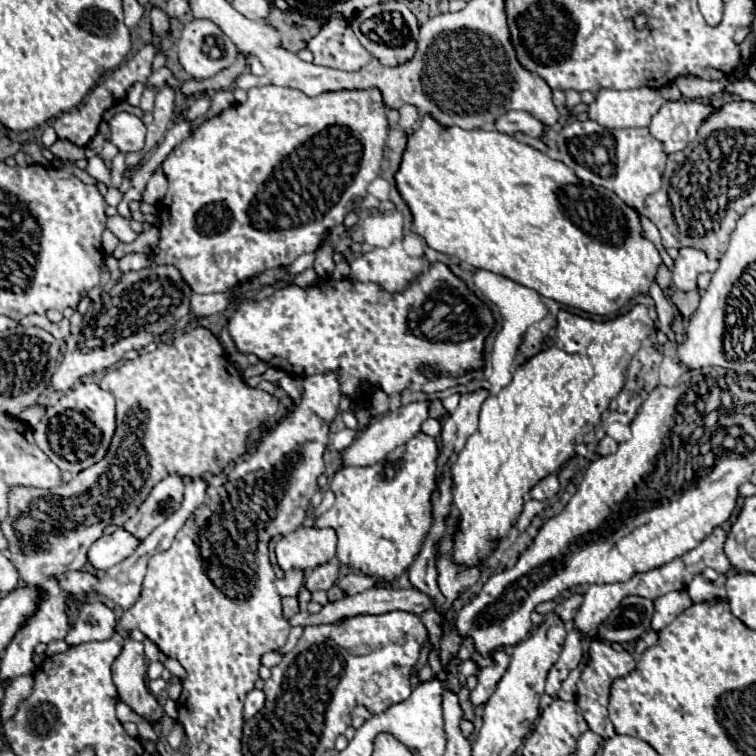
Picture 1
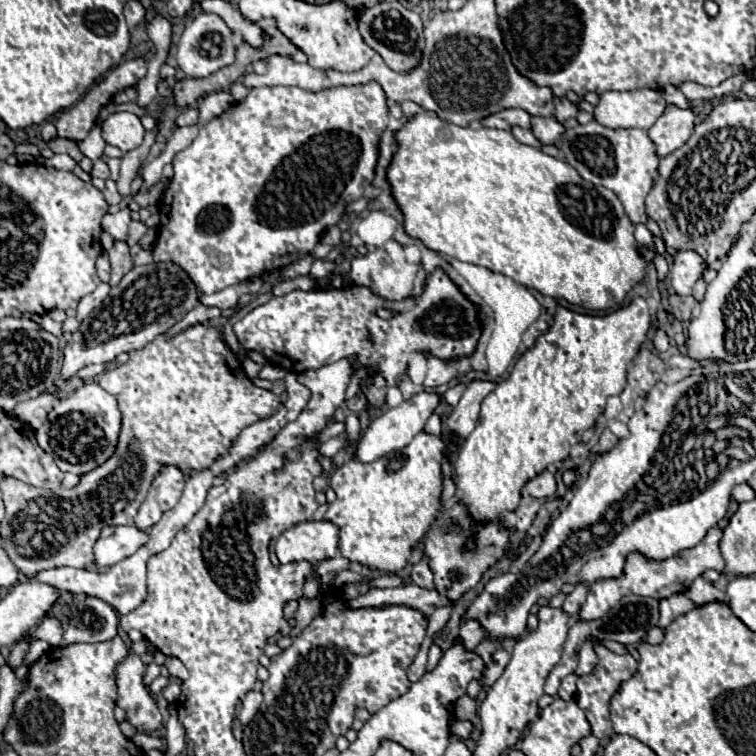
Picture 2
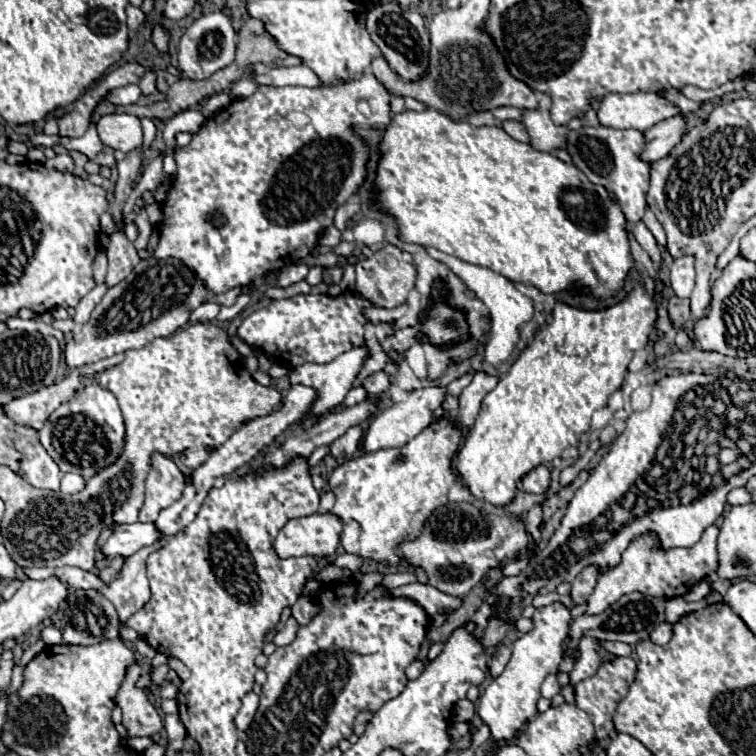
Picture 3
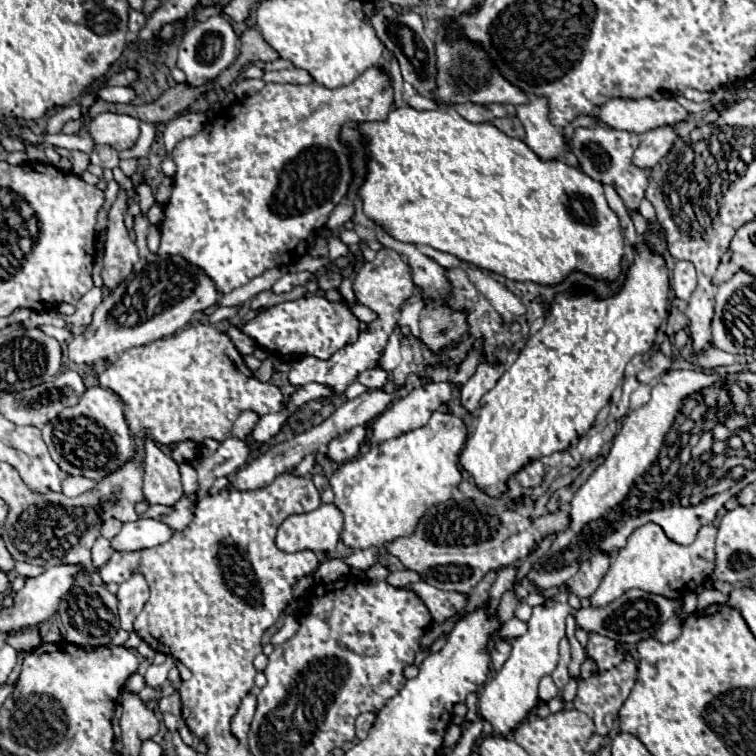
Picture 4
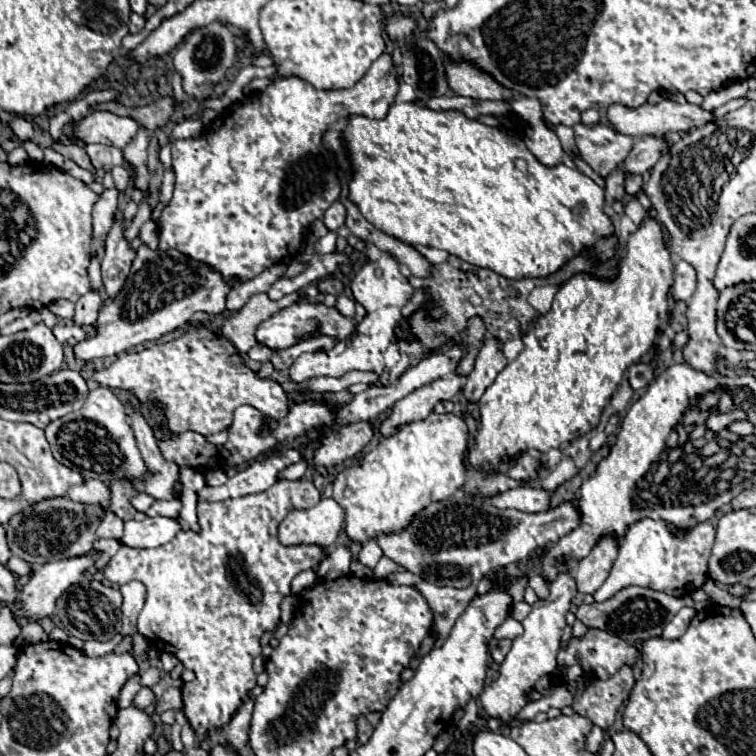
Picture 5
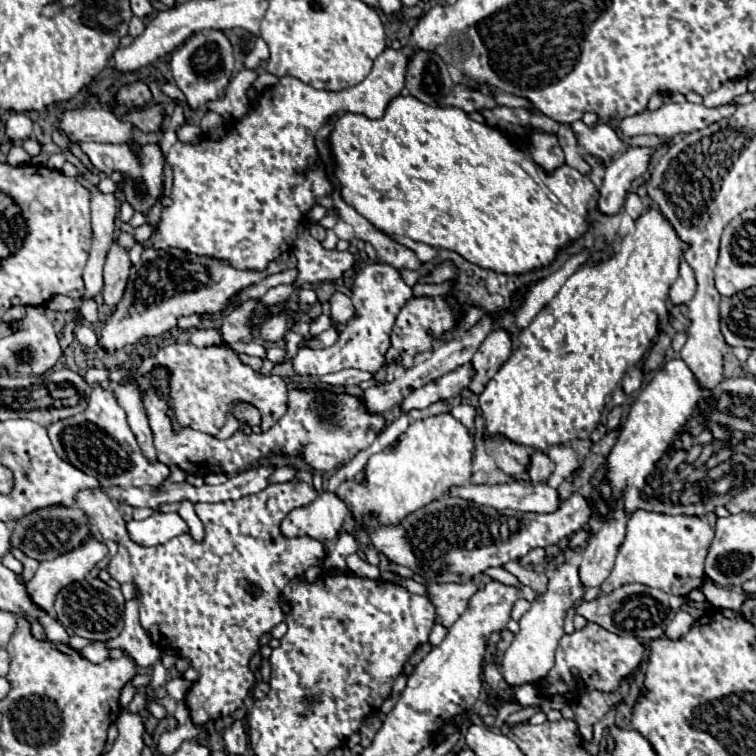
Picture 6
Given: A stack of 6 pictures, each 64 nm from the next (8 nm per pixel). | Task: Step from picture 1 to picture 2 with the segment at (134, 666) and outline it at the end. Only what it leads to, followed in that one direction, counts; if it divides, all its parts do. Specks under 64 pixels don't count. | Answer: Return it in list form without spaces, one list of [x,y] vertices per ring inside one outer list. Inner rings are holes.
[[[145,640],[134,642],[128,648],[128,656],[116,666],[116,684],[118,684],[116,704],[126,710],[128,722],[132,722],[136,730],[144,734],[158,730],[162,724],[160,710],[142,682],[146,666],[140,655],[147,652]]]

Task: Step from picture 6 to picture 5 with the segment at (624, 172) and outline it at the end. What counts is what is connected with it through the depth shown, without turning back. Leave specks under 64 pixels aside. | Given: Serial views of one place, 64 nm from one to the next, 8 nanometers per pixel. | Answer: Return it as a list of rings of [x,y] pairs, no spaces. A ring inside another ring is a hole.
[[[636,136],[634,140],[632,152],[628,154],[628,160],[624,160],[624,172],[644,174],[660,160],[666,150],[666,140],[660,136]],[[612,172],[612,176],[606,178],[606,206],[612,204],[612,200],[624,200],[624,172]]]

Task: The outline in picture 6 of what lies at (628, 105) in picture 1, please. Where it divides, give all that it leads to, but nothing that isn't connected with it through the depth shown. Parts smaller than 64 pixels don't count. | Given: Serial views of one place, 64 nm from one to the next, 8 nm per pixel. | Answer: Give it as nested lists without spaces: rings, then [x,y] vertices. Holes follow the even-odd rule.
[[[670,102],[670,104],[662,104],[658,110],[644,110],[640,114],[622,118],[620,120],[620,132],[624,136],[628,136],[628,138],[640,136],[640,134],[654,134],[654,136],[660,136],[660,138],[670,138],[670,136],[676,136],[676,134],[706,128],[708,124],[714,124],[714,122],[718,122],[722,118],[728,118],[728,116],[732,116],[734,108],[736,106],[732,106],[732,104],[720,106],[720,108],[706,108],[704,104],[690,104],[690,102],[676,104],[676,102]]]

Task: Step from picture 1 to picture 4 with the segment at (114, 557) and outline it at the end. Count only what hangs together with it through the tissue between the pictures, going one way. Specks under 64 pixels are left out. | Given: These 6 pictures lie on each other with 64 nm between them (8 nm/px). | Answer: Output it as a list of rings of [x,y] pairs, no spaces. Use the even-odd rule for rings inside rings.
[[[138,518],[136,522],[126,522],[110,542],[116,552],[136,552],[164,544],[170,536],[172,530],[166,524],[160,524],[160,520]]]

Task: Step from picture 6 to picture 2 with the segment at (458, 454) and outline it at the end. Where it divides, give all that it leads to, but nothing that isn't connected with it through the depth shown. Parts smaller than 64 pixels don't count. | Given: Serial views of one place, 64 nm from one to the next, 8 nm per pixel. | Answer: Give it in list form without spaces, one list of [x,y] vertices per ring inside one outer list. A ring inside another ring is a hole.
[[[420,432],[402,450],[390,452],[388,456],[382,456],[380,460],[372,464],[360,464],[356,460],[350,460],[332,474],[330,486],[336,492],[336,500],[326,510],[324,520],[340,528],[338,550],[346,560],[358,562],[362,566],[368,566],[372,570],[380,570],[386,574],[398,574],[410,562],[410,556],[416,544],[426,536],[426,532],[430,530],[436,518],[436,512],[440,510],[440,460],[442,456],[444,456],[442,438]]]

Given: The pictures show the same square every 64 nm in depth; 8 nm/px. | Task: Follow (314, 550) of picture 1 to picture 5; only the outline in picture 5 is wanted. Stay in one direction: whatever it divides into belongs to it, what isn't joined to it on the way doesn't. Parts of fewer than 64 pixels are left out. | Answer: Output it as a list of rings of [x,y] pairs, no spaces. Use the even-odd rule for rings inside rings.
[[[322,498],[316,508],[294,510],[282,524],[278,540],[282,546],[316,544],[328,548],[336,542],[344,524],[344,510],[332,498]]]

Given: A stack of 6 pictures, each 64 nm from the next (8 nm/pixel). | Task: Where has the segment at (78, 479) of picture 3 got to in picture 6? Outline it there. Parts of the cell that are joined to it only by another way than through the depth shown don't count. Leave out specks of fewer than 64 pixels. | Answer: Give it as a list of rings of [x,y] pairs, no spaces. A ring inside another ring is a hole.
[[[284,482],[270,484],[258,494],[244,496],[240,500],[226,500],[218,504],[196,504],[196,514],[204,524],[204,540],[196,542],[190,534],[180,534],[168,544],[160,546],[140,546],[128,540],[126,522],[122,520],[116,504],[108,498],[104,486],[80,490],[76,494],[76,506],[92,516],[92,522],[102,538],[110,538],[118,544],[116,556],[108,564],[108,574],[124,584],[136,584],[142,594],[140,604],[140,626],[148,632],[150,640],[158,648],[170,648],[178,656],[190,662],[190,666],[200,674],[200,678],[186,692],[186,706],[192,722],[202,728],[206,722],[216,722],[238,710],[244,698],[256,684],[256,676],[250,670],[250,658],[258,652],[258,640],[262,634],[272,632],[276,624],[284,620],[280,610],[280,596],[284,586],[298,574],[306,572],[310,566],[318,566],[320,558],[326,556],[322,542],[312,538],[284,540],[280,534],[280,522],[294,508],[308,506],[318,498],[312,484],[306,482]]]

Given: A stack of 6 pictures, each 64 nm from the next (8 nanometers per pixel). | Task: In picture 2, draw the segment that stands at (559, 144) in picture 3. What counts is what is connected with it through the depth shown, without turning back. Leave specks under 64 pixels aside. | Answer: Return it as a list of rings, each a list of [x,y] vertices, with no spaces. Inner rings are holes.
[[[532,118],[532,130],[534,136],[544,144],[554,144],[564,134],[564,126],[558,120],[548,118]]]

